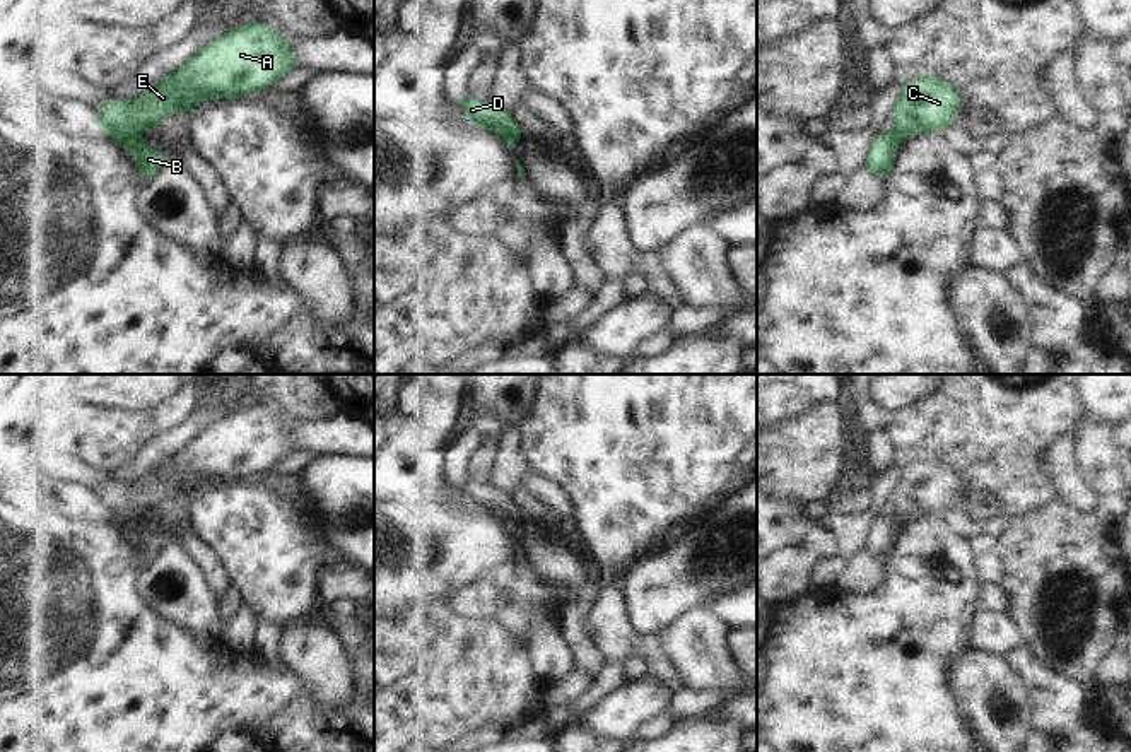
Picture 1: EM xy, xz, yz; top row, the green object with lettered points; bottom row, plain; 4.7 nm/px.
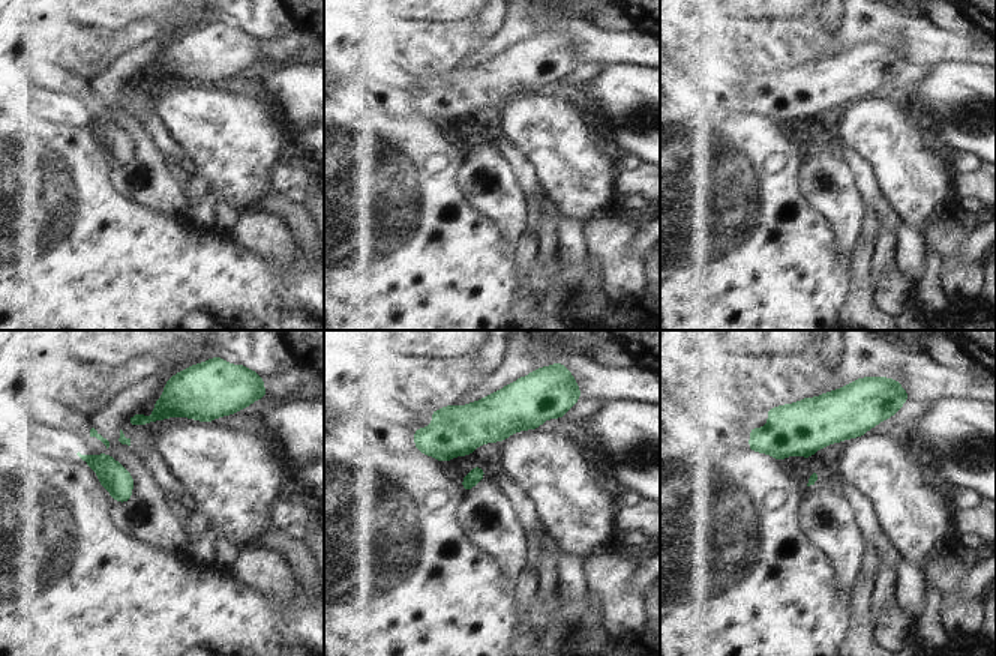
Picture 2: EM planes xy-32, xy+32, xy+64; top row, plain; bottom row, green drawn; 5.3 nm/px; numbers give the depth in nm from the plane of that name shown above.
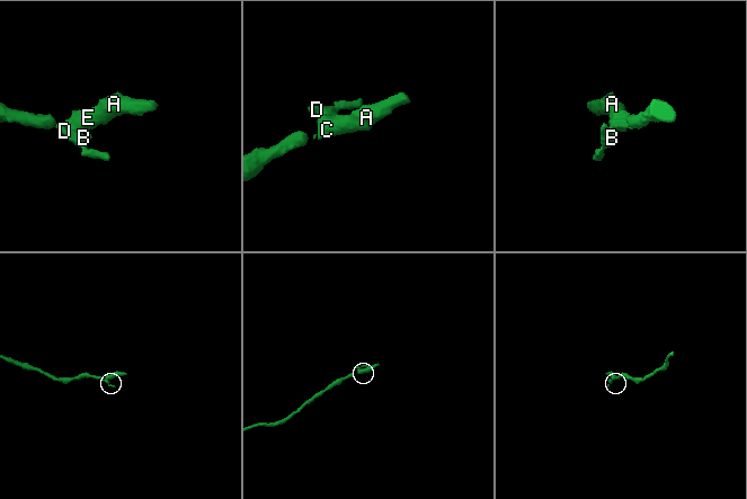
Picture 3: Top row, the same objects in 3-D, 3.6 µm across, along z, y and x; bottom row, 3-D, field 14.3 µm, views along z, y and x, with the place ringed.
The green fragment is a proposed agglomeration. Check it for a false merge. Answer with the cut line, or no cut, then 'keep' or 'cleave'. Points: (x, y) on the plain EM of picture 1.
cut in xy along (137, 518), (120, 523); cleave

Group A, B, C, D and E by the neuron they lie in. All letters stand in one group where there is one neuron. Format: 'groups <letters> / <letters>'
groups A C E / B D

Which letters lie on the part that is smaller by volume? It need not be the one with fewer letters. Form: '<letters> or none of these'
B, D.

